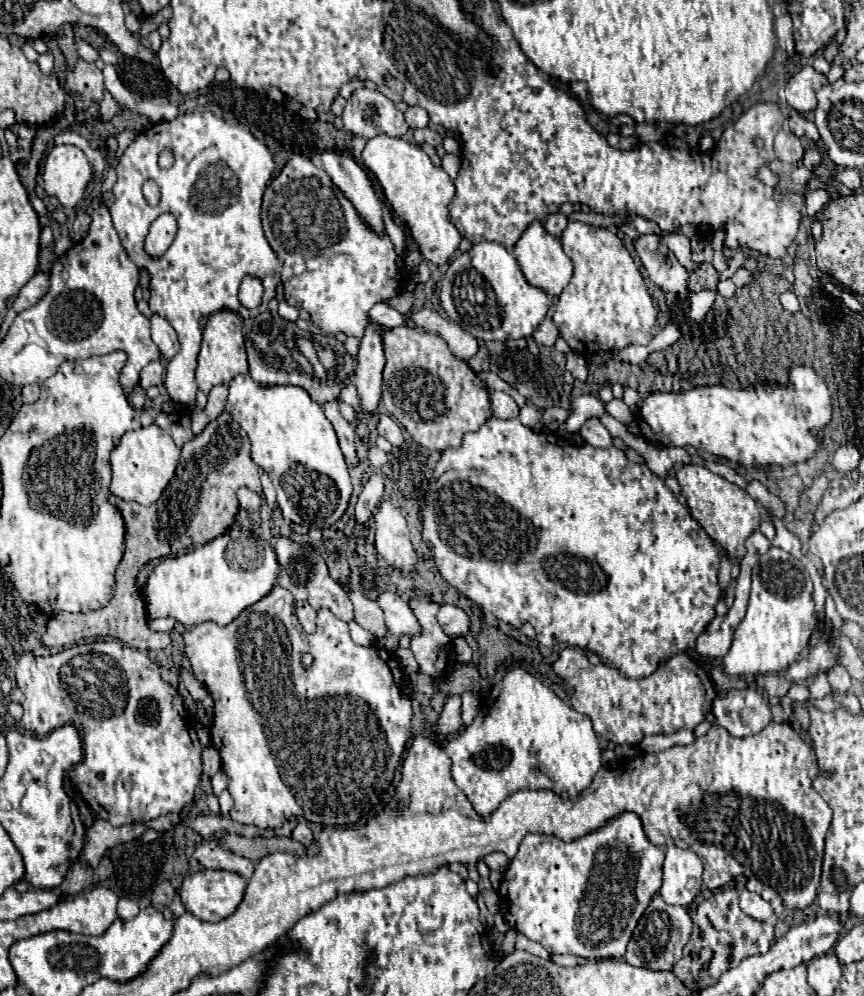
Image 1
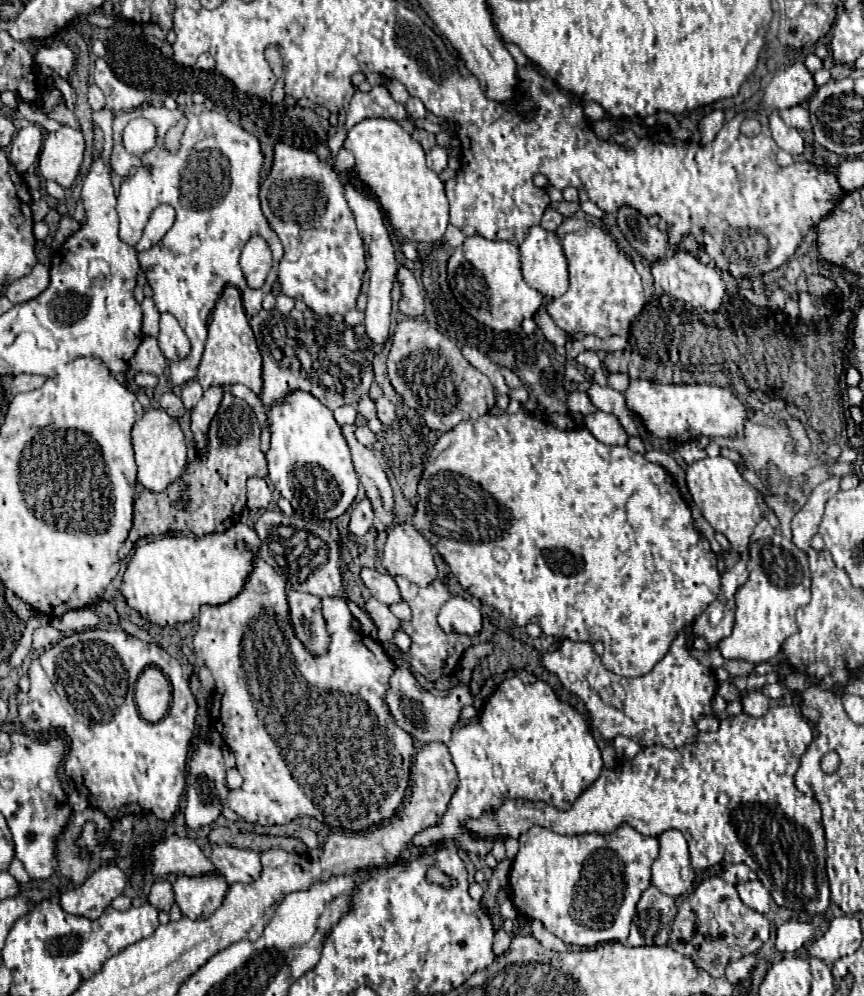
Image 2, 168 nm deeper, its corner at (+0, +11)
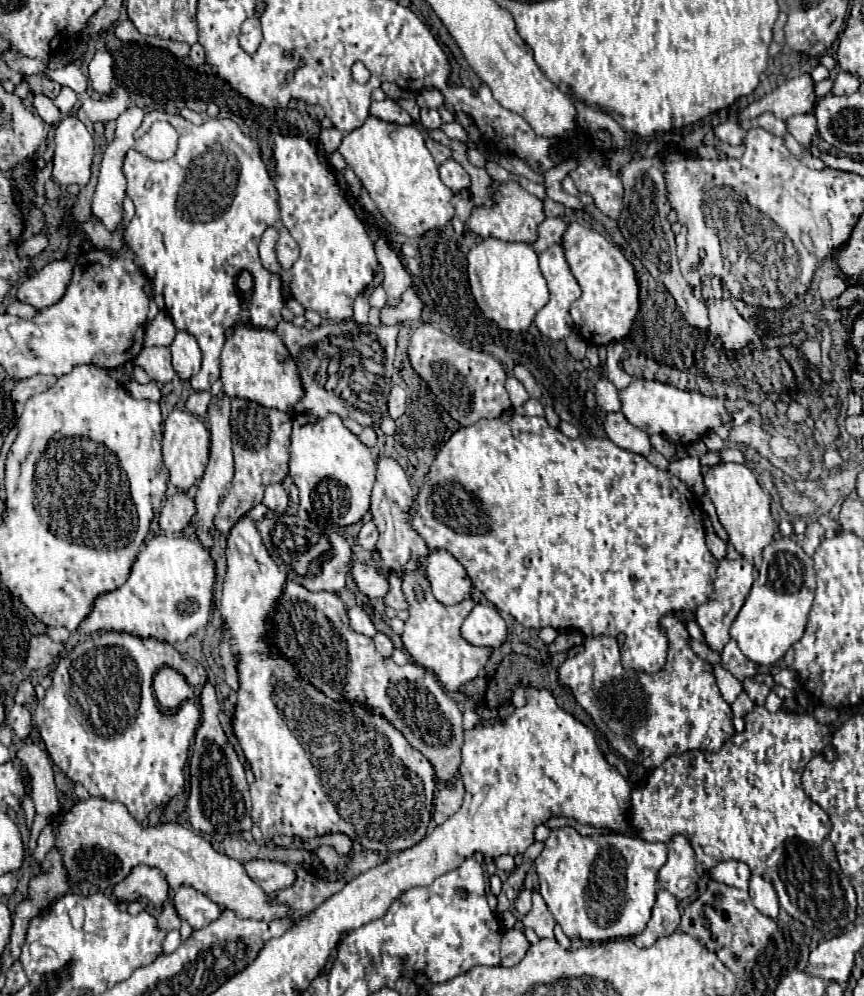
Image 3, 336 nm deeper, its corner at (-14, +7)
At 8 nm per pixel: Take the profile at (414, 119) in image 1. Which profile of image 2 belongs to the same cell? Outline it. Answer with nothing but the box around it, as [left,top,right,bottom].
[406,98,426,120]

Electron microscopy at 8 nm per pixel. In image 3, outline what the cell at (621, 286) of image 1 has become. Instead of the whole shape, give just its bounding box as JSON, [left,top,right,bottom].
[560,222,640,346]

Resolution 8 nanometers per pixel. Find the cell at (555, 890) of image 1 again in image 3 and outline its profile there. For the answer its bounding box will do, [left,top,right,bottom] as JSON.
[536,826,666,942]

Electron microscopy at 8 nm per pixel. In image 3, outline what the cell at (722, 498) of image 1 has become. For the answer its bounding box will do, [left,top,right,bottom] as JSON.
[704,464,778,568]

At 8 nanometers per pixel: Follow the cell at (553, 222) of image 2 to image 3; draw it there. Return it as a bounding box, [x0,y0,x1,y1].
[532,218,566,254]

